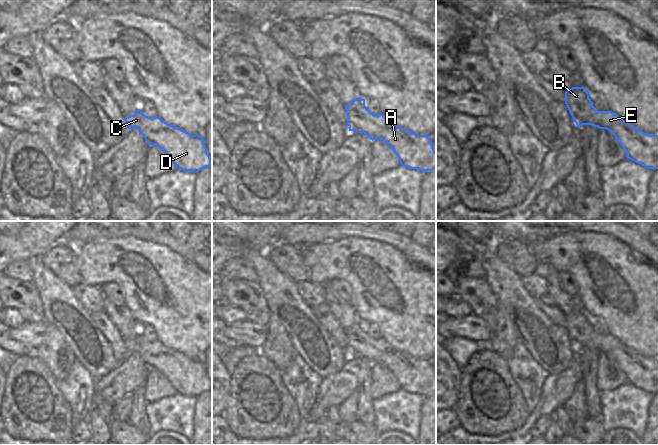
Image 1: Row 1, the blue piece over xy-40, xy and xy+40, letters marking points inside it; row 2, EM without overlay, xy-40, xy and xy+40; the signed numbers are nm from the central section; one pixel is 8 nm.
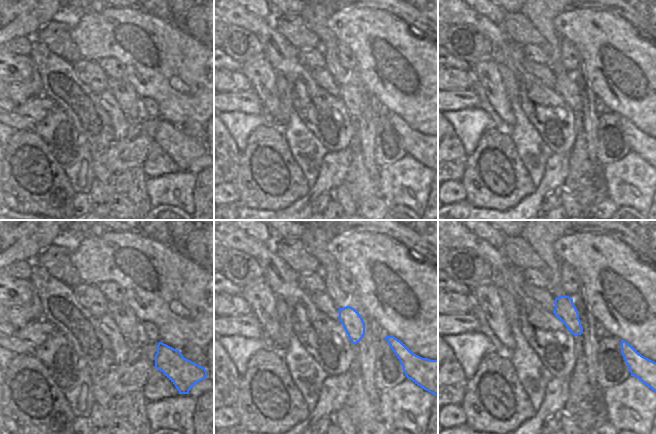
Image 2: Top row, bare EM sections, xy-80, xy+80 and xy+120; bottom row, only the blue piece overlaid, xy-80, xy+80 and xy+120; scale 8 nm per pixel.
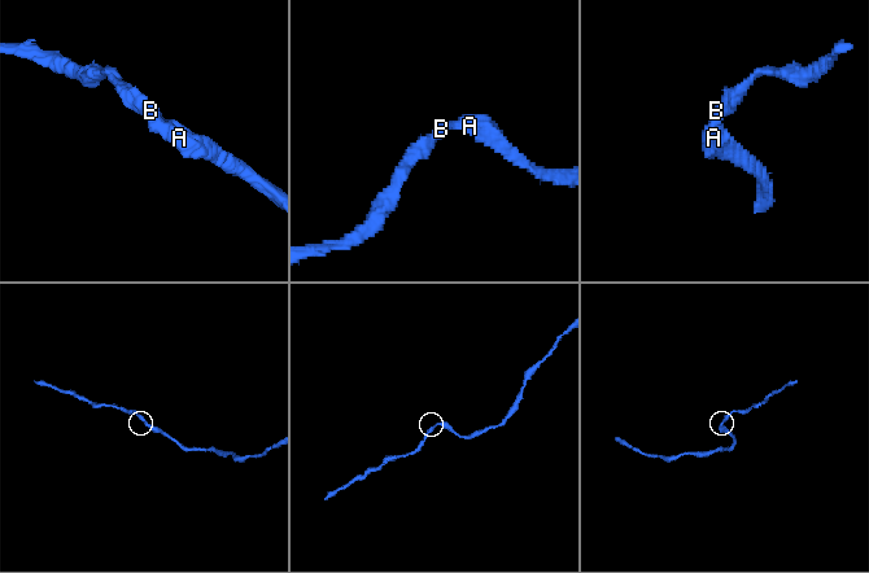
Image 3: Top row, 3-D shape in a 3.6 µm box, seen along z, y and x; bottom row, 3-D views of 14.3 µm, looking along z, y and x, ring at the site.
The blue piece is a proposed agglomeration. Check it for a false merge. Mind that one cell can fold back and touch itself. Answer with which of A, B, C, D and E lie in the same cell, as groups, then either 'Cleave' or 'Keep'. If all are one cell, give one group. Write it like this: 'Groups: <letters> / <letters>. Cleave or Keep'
Groups: A B C D E. Keep

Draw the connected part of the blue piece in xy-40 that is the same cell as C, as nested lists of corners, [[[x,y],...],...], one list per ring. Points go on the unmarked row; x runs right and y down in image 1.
[[[140,333],[125,341],[125,346],[129,353],[136,351],[149,369],[162,373],[177,393],[198,397],[211,391],[211,382],[202,360],[192,359],[160,341],[148,341]]]

